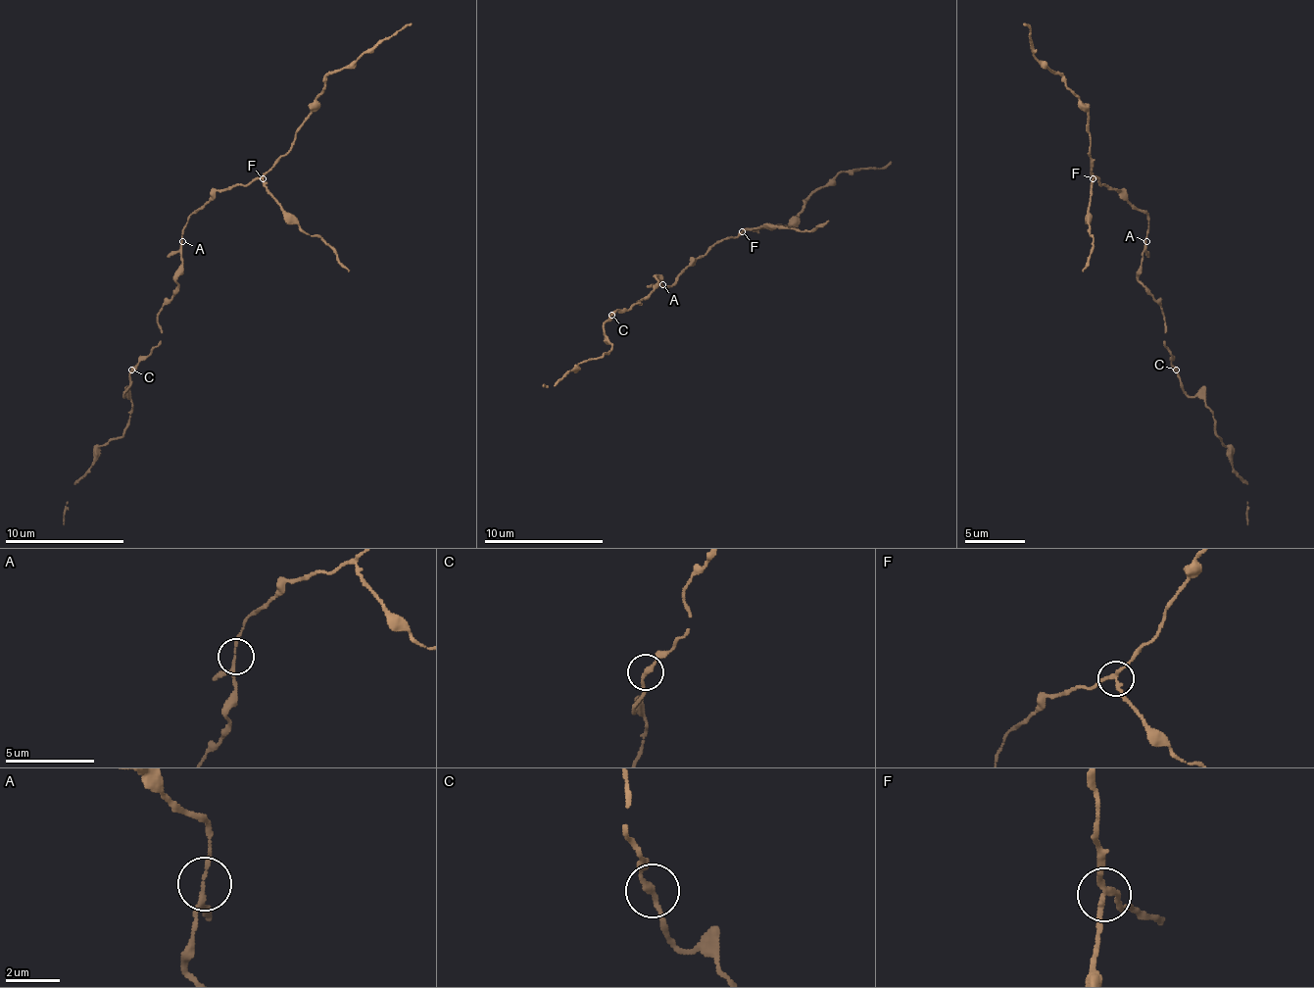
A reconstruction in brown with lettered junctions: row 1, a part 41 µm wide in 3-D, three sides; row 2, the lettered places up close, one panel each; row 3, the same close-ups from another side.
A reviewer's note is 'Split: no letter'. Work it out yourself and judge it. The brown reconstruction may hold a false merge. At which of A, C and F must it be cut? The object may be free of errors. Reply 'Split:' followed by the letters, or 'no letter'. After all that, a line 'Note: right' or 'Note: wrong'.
Split: F
Note: wrong

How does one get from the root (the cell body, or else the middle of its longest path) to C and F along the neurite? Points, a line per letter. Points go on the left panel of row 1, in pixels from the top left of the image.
C: (182, 241), (182, 262), (176, 277), (176, 292), (159, 313), (162, 340), (131, 370)
F: (182, 241), (182, 229), (188, 217), (218, 193), (230, 190), (236, 184), (248, 184), (264, 178)

